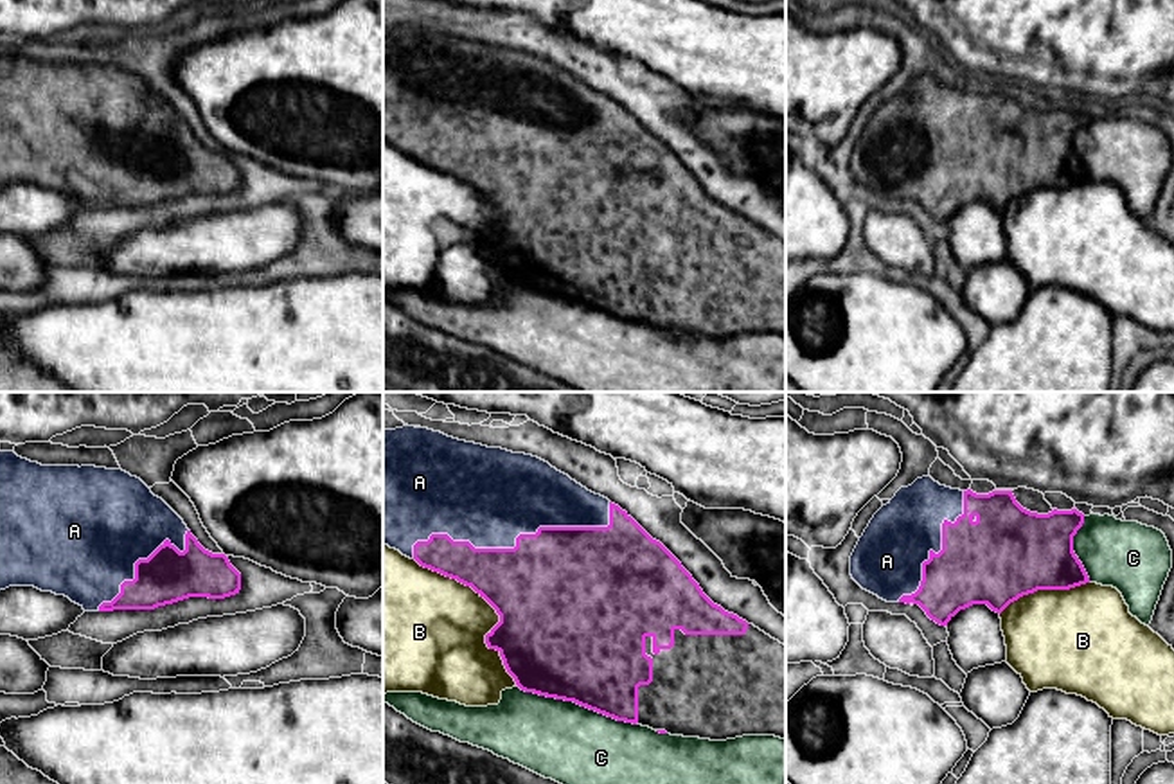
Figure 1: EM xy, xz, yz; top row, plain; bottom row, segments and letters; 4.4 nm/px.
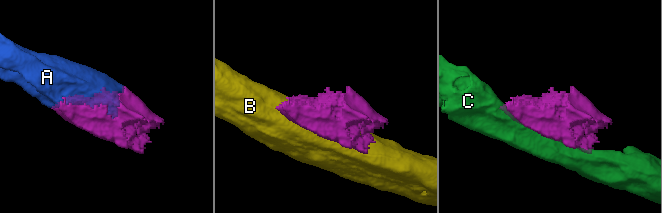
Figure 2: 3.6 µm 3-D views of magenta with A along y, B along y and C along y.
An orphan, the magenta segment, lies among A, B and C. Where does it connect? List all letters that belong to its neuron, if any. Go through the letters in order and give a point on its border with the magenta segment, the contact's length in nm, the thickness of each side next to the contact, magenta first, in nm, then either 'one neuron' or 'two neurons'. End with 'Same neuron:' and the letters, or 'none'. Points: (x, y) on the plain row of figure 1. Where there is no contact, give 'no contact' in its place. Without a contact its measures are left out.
A: xz (516, 139) | 900 nm | 480/440 nm | one neuron
B: xz (495, 205) | 750 nm | 480/400 nm | two neurons
C: xz (578, 301) | 550 nm | 500/360 nm | two neurons
Same neuron: A

